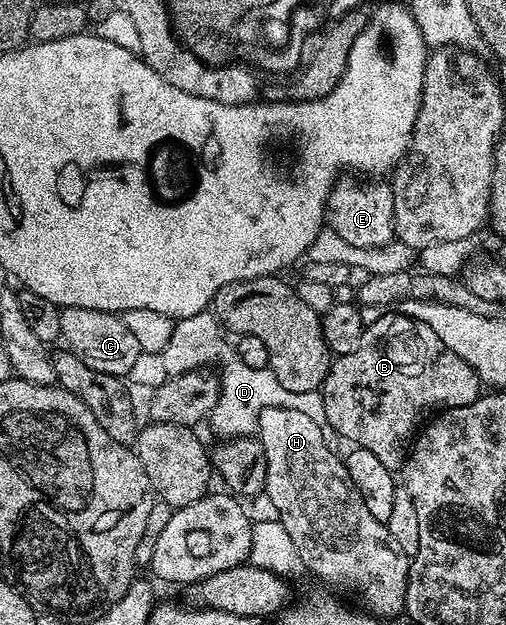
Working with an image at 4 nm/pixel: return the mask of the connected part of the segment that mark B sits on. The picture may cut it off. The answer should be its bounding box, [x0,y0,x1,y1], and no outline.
[321,314,481,474]

